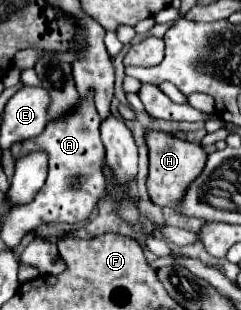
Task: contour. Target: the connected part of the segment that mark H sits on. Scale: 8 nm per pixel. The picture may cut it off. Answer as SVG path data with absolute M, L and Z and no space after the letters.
M147 130L145 142L149 148L149 176L147 176L147 192L153 204L157 206L175 206L185 194L187 186L197 178L207 162L207 154L199 144L191 144L177 136L159 130Z

